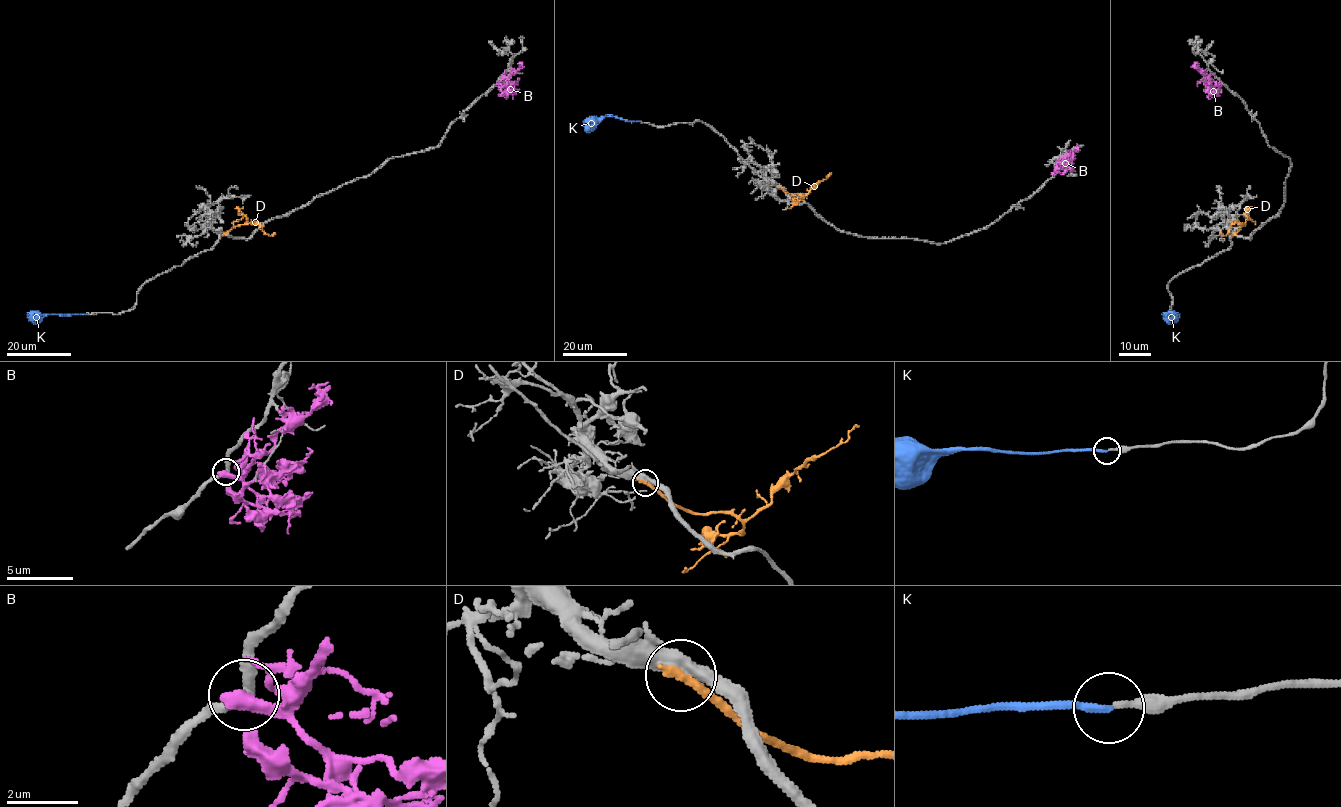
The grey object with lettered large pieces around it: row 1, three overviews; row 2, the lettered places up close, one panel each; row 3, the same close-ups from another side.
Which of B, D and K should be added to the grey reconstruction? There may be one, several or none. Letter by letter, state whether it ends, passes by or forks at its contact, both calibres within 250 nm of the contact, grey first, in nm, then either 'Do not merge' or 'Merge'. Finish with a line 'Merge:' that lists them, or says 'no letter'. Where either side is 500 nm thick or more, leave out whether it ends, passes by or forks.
B: Thickness 240 nm (grey) against 500 nm. Do not merge
D: It ends there. Thickness 440 nm (grey) against 300 nm. Do not merge
K: It ends there. Thickness 200 nm (grey) against 220 nm. Do not merge
Merge: no letter

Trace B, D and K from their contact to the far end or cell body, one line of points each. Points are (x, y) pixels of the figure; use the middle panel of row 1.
B: (1054, 174), (1063, 158), (1072, 157), (1067, 150)
D: (779, 187), (791, 195), (805, 195), (831, 173)
K: (640, 121), (603, 116), (585, 130)

